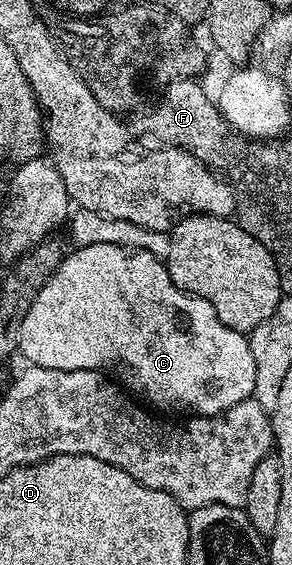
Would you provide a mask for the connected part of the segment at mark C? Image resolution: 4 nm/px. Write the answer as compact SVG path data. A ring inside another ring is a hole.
M88 245L70 252L63 258L62 264L56 269L49 281L40 289L36 301L32 301L32 309L28 309L28 317L24 317L24 325L20 325L20 341L17 354L26 358L27 364L44 369L64 369L65 371L100 371L113 377L127 392L135 396L146 395L154 403L167 403L168 406L187 407L187 412L194 415L219 415L232 405L251 398L256 385L256 360L252 357L249 338L243 332L232 329L216 317L216 309L208 305L200 297L181 291L172 281L165 262L157 259L152 253L127 249L116 245Z

